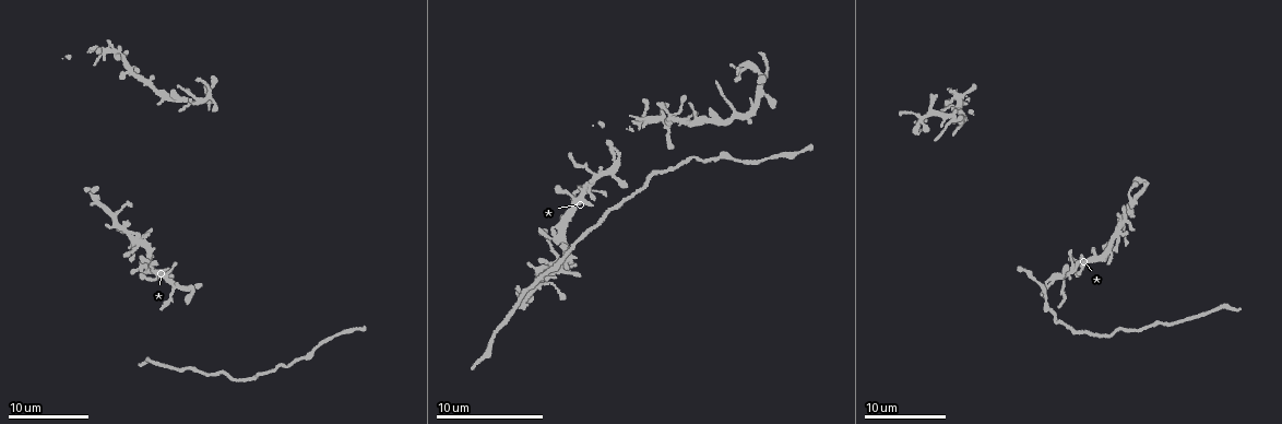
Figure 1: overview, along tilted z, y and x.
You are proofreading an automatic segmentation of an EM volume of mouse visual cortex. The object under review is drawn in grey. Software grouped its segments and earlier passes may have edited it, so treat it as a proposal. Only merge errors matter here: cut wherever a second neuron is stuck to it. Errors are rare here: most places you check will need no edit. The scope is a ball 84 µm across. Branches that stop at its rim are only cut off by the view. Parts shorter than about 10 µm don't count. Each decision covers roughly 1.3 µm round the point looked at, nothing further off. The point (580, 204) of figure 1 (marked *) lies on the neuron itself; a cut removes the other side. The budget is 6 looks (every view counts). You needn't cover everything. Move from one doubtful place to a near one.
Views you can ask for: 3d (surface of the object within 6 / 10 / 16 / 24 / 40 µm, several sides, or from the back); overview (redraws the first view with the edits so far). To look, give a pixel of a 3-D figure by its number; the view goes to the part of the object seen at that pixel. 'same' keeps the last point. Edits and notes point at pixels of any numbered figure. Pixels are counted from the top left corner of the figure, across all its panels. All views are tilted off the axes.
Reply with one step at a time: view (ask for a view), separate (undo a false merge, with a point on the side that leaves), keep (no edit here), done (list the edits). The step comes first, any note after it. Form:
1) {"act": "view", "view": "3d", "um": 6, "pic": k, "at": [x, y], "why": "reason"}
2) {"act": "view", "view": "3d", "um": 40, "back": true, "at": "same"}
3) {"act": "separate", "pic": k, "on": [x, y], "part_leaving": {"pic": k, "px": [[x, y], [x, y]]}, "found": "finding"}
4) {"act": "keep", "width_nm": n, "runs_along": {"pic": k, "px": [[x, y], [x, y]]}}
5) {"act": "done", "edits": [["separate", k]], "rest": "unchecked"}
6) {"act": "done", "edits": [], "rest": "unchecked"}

{"act": "view", "view": "3d", "um": 10, "pic": 1, "at": [620, 180], "why": "thick turns thin"}

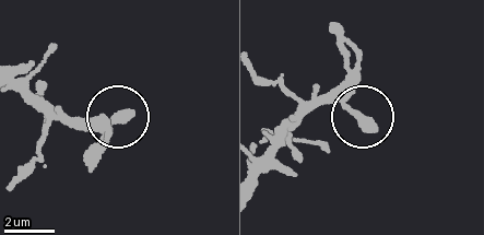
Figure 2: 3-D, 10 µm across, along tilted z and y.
{"act": "view", "view": "3d", "um": 6, "pic": 2, "at": [117, 119]}

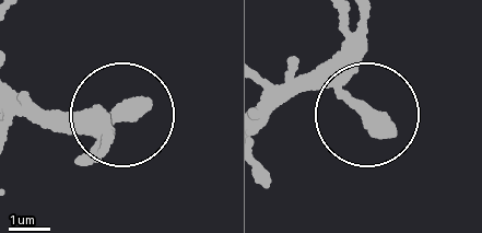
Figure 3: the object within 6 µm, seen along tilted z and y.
{"act": "keep", "runs_along": {"pic": 3, "px": [[269, 120], [312, 91], [362, 105], [343, 79], [340, 12]]}, "found": "continuous, no second neuron"}

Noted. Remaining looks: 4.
{"act": "view", "view": "3d", "um": 16, "pic": 1, "at": [1073, 267], "why": "small branch off a trunk"}

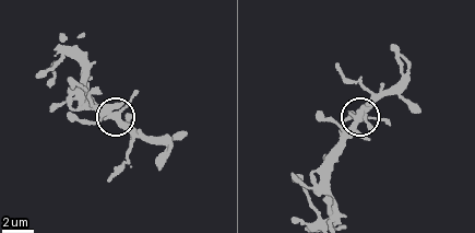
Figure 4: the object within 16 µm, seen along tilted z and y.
{"act": "view", "view": "3d", "um": 16, "back": true, "pic": 4, "at": [117, 117]}

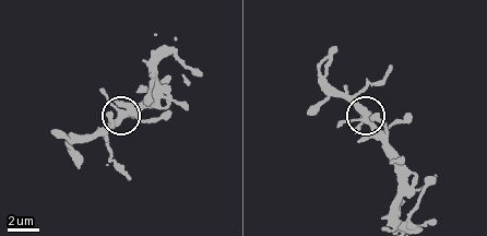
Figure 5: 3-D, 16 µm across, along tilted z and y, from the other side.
{"act": "keep", "side_arm_um": 39, "runs_along": {"pic": 5, "px": [[130, 108], [83, 136]]}, "found": "one neuron here"}

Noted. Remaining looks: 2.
{"act": "view", "view": "3d", "um": 6, "pic": 1, "at": [183, 99]}

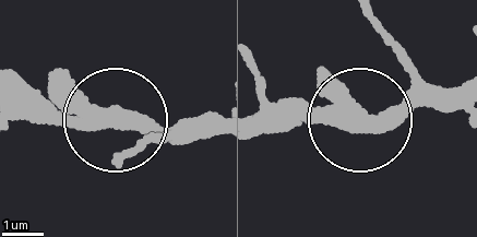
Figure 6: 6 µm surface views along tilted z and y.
{"act": "view", "view": "3d", "um": 6, "back": true, "pic": 6, "at": [359, 117], "why": "from behind"}

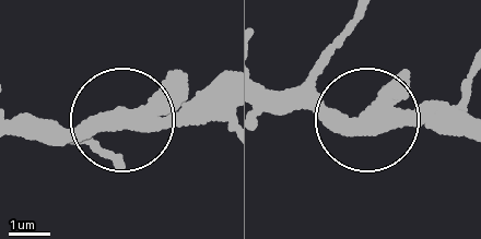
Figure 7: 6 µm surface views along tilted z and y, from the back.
{"act": "keep", "found": "one neuron here"}

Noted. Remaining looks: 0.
{"act": "done", "edits": [], "rest": "unchecked"}

